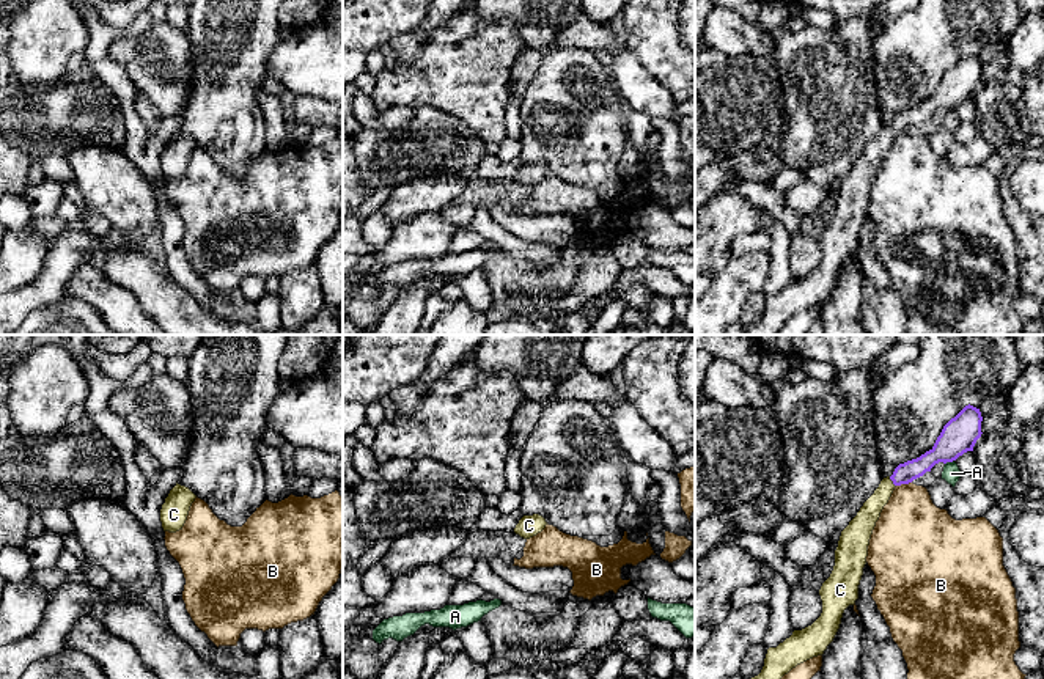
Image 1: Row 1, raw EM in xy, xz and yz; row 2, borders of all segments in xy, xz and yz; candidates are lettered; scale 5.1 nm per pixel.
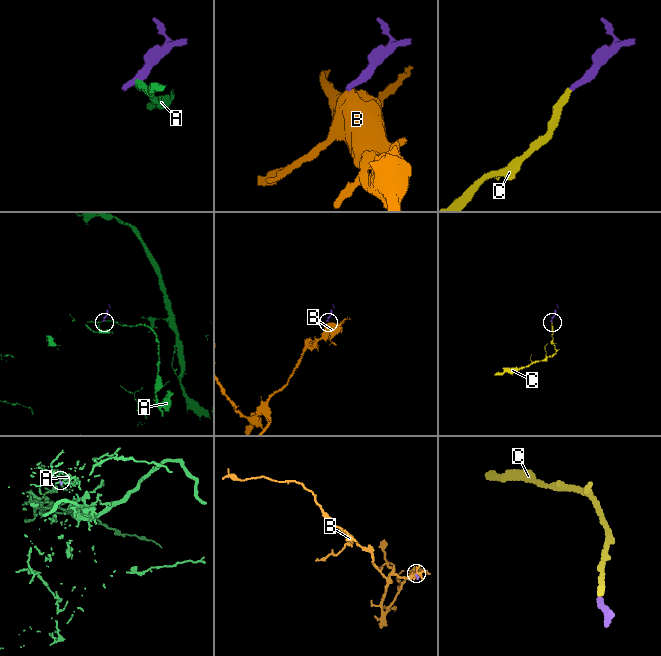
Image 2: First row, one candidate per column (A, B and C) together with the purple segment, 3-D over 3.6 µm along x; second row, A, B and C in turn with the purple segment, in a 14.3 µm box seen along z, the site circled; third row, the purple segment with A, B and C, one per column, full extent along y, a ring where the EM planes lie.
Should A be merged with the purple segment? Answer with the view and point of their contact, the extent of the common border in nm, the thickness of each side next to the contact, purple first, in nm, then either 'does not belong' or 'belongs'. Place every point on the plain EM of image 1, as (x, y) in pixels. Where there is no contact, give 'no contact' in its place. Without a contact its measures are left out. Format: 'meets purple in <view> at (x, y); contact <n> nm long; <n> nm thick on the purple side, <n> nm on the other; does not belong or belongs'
meets purple in yz at (948, 109); contact 50 nm long; 180 nm thick on the purple side, 90 nm on the other; does not belong

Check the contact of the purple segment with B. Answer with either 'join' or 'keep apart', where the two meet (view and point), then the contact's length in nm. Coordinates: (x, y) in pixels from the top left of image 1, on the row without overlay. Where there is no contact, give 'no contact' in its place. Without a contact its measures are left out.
keep apart | yz (903, 131) | 80 nm

